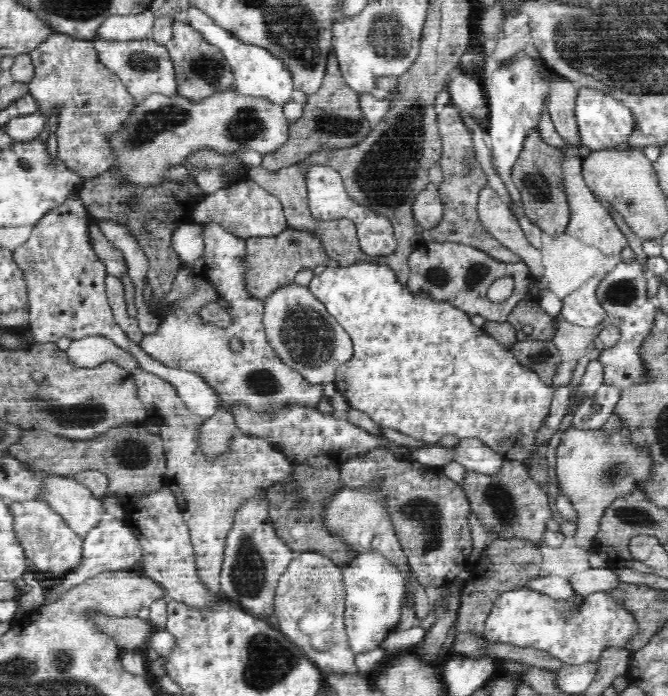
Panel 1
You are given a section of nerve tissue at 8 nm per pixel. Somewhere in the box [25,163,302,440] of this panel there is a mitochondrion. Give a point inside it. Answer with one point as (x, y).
(92, 413)

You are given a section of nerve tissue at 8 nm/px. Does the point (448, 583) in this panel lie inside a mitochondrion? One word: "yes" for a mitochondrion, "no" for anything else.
no

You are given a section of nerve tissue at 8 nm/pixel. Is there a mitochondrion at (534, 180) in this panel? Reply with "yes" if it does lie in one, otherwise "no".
yes

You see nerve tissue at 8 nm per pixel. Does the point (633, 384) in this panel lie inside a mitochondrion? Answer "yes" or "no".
no

